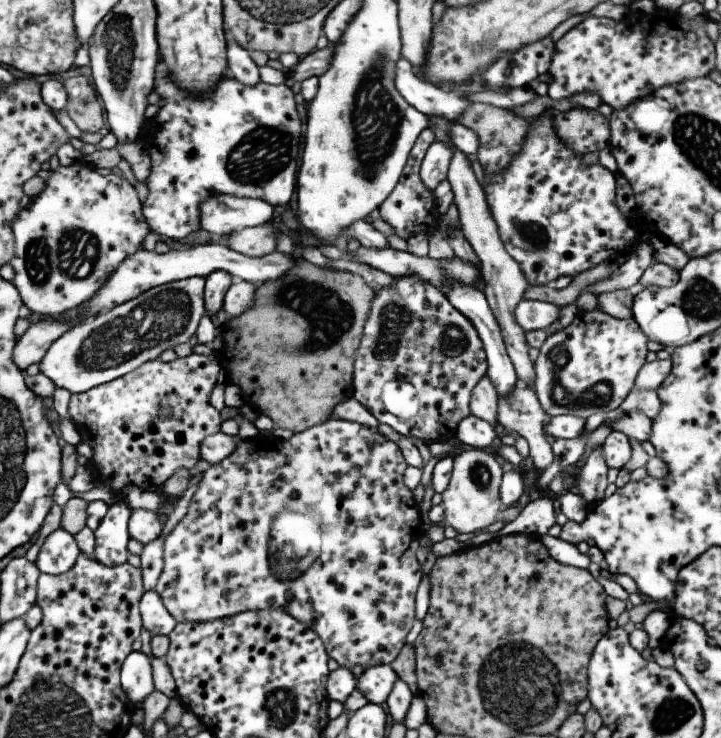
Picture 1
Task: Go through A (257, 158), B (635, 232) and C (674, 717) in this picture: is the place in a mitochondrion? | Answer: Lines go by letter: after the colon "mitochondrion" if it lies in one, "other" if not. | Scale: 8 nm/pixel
A: mitochondrion
B: other
C: mitochondrion

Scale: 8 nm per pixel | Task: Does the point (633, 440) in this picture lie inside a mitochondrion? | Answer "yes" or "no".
no

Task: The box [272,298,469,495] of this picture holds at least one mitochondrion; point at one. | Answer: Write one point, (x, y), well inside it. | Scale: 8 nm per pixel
(390, 314)

